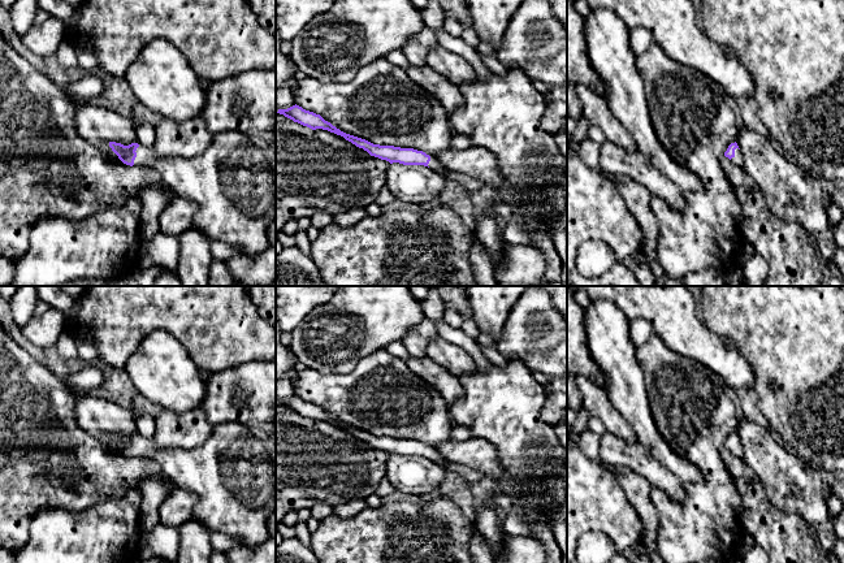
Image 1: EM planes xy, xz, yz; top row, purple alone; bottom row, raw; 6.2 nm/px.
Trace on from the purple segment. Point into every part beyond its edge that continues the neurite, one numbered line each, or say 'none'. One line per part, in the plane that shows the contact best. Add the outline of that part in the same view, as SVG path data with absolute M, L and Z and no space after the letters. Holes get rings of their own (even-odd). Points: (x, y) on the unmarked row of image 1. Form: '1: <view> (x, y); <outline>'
1: xy (233, 473); M220 424L202 446L191 450L161 449L147 437L139 437L135 443L134 456L156 460L174 488L196 494L192 515L211 532L237 537L247 549L256 549L269 538L269 523L276 514L276 436L269 426Z

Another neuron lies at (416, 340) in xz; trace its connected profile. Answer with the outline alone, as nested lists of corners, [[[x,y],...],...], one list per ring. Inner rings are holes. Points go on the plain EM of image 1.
[[[423,320],[414,326],[403,338],[402,342],[410,358],[425,358],[428,343],[437,337],[436,322],[432,320]]]

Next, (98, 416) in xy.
[[[90,393],[74,394],[74,400],[78,425],[96,437],[111,454],[124,455],[112,442],[109,434],[116,433],[124,437],[138,434],[135,415],[129,408]]]

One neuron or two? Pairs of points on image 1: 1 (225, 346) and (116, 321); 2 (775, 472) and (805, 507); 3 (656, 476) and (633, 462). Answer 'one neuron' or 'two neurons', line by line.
1: one neuron
2: one neuron
3: one neuron

